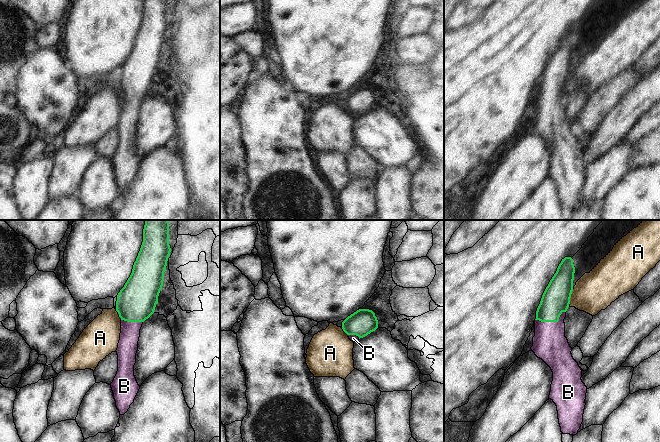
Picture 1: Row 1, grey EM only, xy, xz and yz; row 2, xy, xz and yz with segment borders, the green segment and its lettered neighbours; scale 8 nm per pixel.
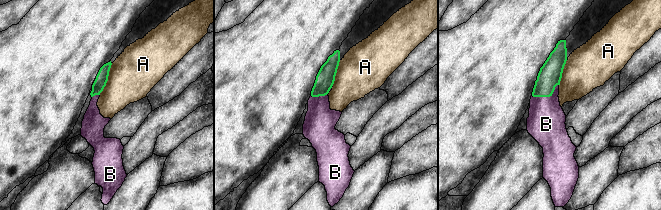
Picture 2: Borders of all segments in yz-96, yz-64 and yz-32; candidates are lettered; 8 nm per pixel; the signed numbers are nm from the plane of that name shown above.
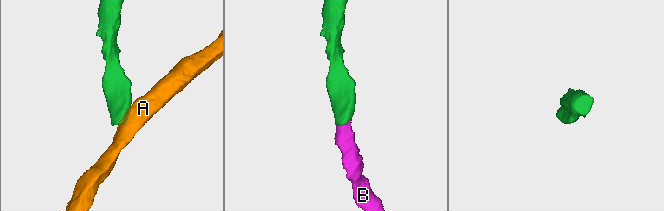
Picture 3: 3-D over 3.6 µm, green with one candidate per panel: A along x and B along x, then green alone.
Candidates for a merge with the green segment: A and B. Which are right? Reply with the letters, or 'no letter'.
B

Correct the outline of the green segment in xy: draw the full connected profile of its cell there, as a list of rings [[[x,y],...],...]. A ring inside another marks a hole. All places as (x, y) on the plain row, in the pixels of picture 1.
[[[145,0],[143,18],[134,38],[132,49],[117,71],[116,87],[121,94],[121,109],[116,126],[118,147],[110,161],[120,191],[124,191],[128,187],[140,165],[134,152],[140,105],[143,98],[154,89],[158,79],[158,72],[163,62],[164,48],[166,47],[170,28],[169,0]]]

